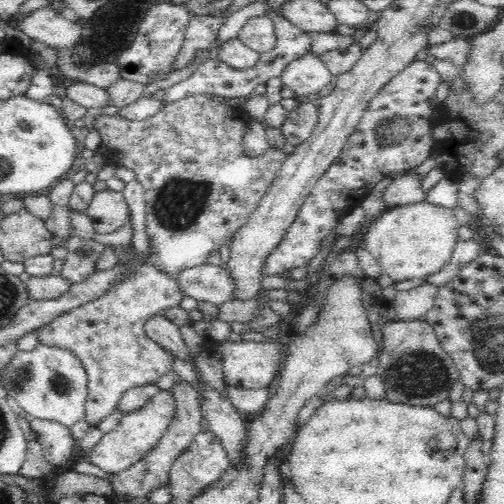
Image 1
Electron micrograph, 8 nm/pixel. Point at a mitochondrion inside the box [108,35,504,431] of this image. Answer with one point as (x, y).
(179, 201)

